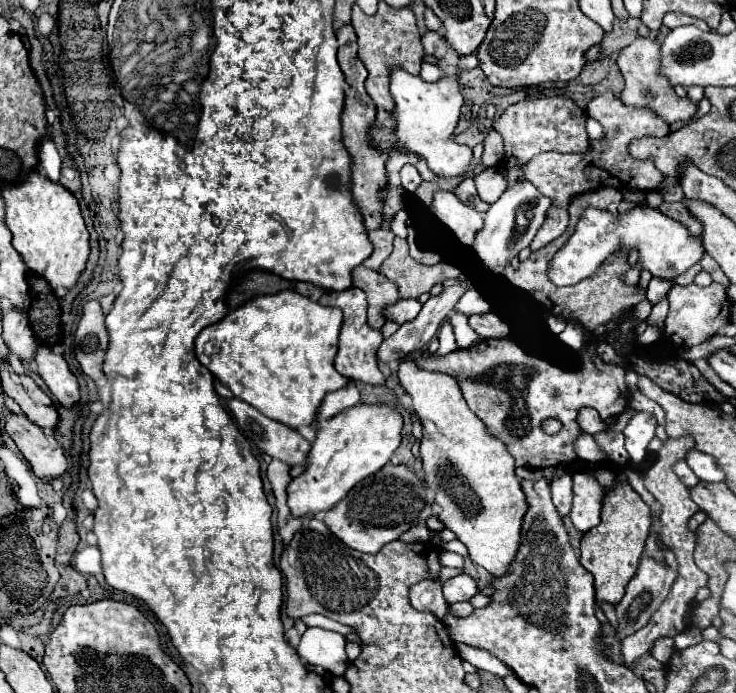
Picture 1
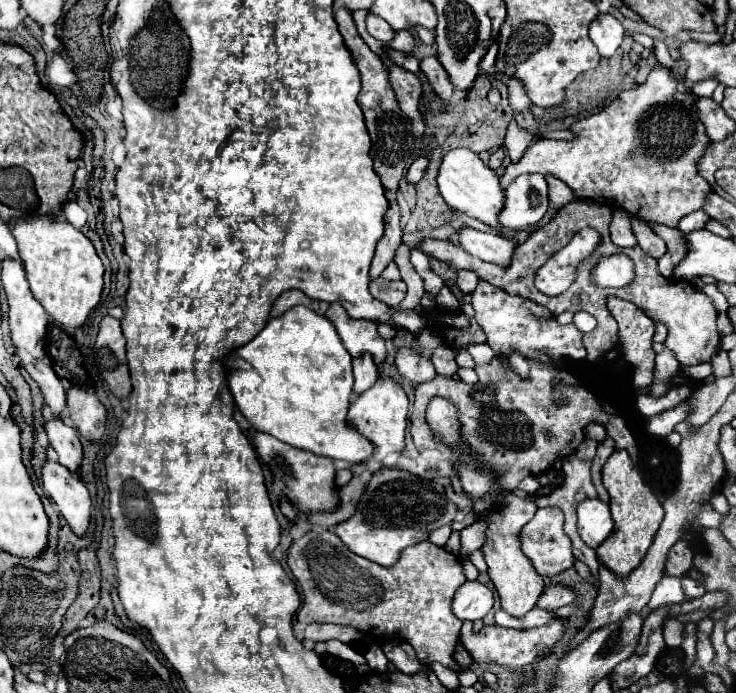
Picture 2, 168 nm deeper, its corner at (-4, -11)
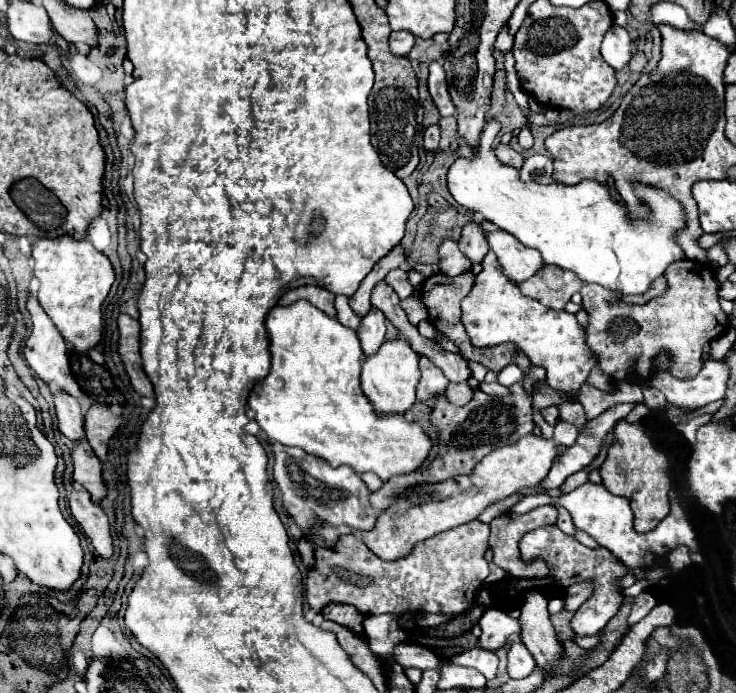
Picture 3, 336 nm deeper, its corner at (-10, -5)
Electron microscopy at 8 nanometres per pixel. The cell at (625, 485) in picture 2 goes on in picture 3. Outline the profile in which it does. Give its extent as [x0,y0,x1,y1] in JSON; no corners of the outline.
[601,418,671,530]

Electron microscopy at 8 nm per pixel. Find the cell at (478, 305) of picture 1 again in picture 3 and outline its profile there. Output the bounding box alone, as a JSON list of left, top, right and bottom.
[461,250,597,392]

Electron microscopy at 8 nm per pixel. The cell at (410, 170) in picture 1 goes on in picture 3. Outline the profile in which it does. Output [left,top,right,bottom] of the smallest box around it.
[425,124,439,152]

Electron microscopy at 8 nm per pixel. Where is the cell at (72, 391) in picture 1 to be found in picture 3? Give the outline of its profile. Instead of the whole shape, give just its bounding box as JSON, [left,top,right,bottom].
[85,404,121,462]

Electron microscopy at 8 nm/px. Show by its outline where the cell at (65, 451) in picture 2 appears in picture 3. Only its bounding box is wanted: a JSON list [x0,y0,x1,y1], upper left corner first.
[71,440,107,504]

